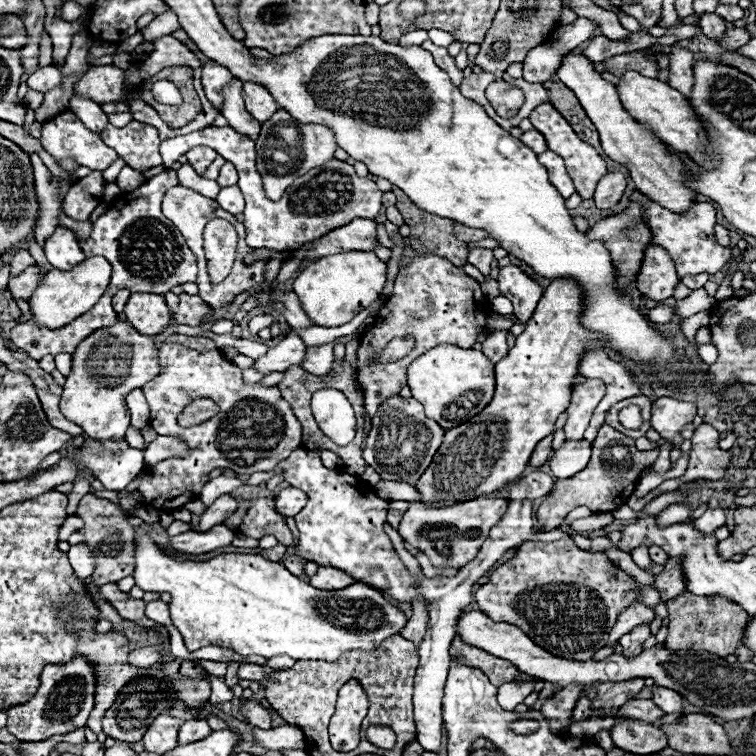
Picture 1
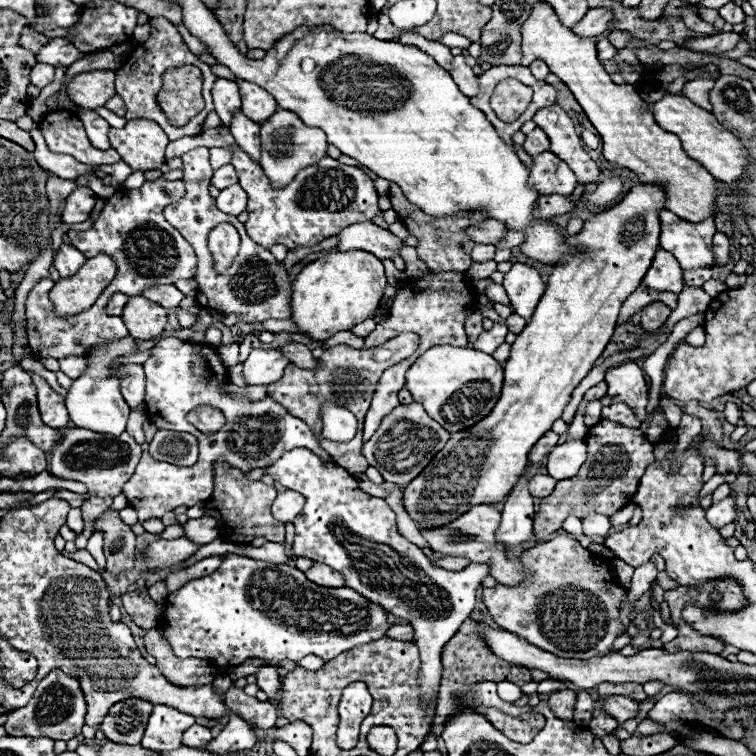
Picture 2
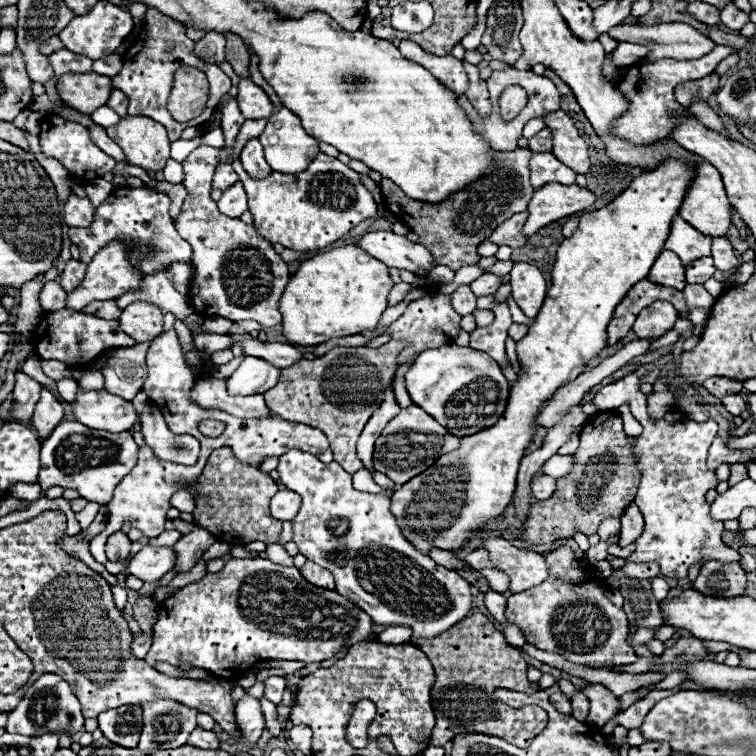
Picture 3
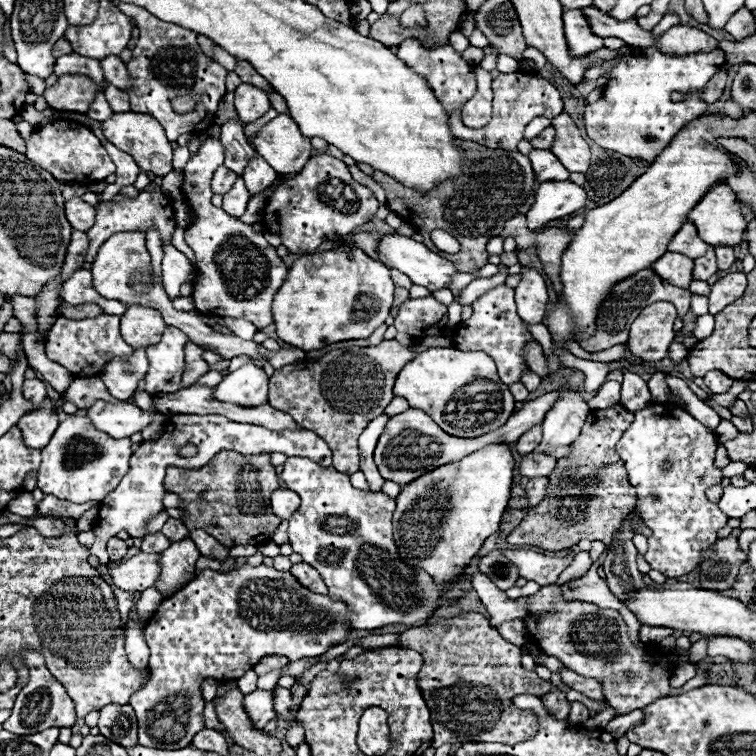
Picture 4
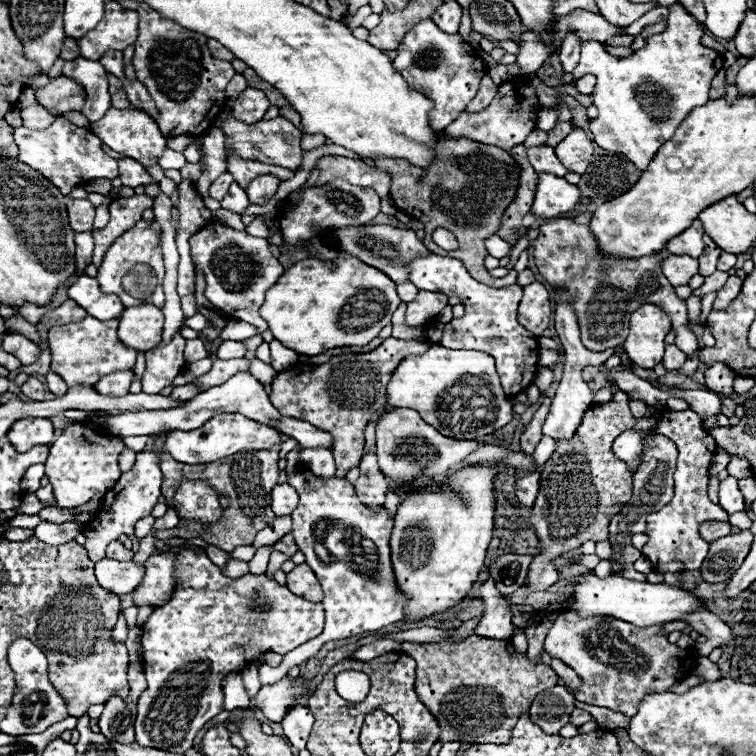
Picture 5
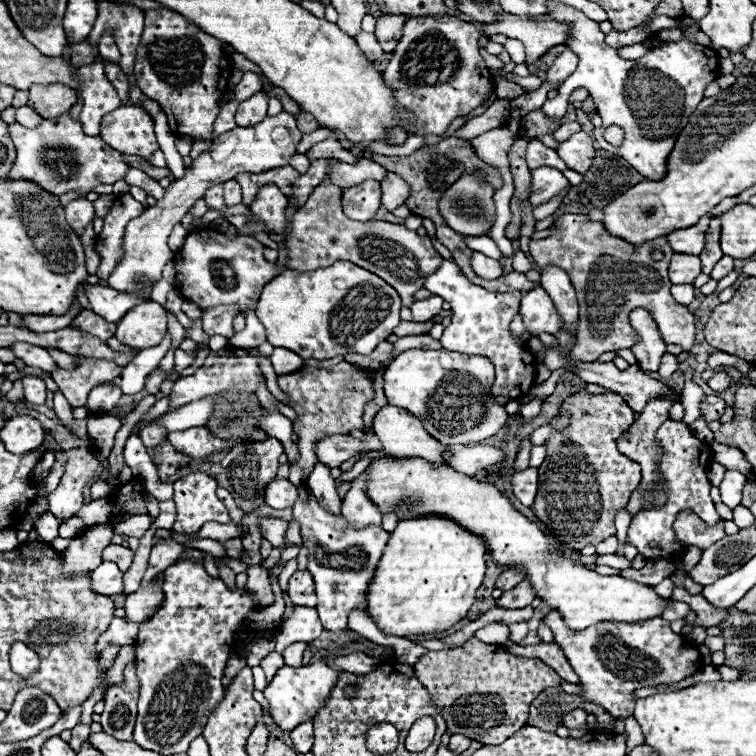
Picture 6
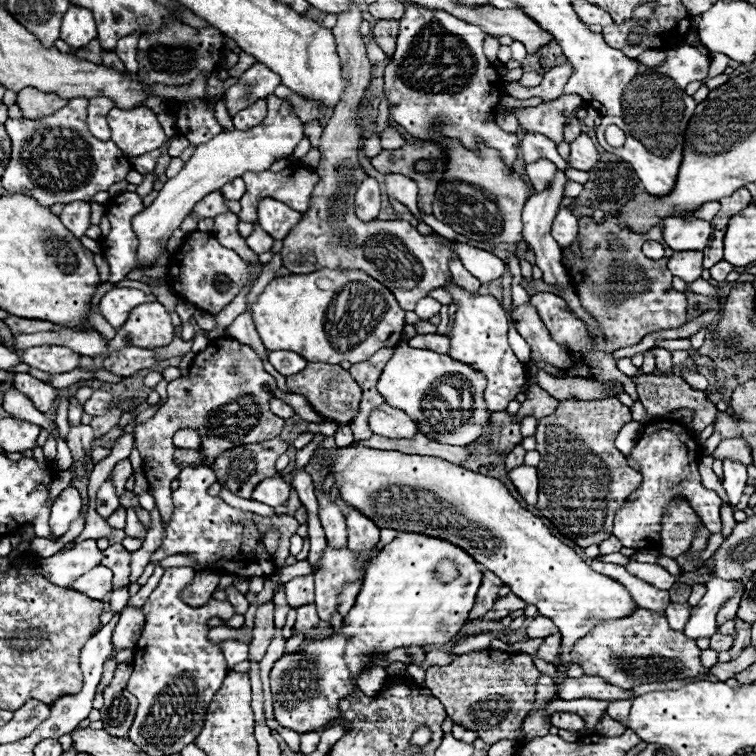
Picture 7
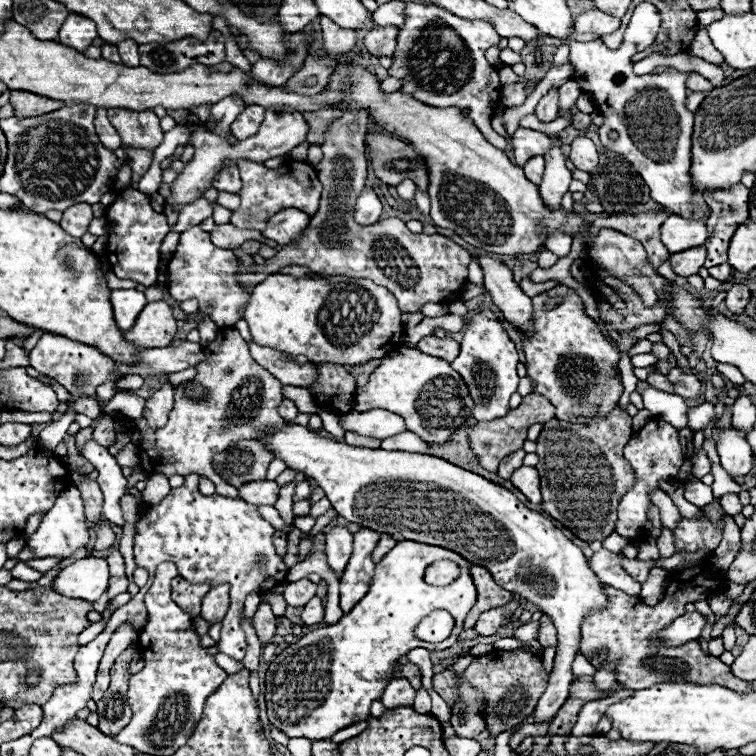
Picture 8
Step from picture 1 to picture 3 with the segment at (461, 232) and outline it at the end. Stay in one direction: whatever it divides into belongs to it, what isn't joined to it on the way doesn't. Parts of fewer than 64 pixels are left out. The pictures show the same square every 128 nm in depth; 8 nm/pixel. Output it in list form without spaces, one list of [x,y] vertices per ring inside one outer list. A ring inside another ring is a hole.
[[[520,212],[514,214],[512,218],[508,218],[506,222],[502,222],[492,234],[490,234],[490,242],[496,242],[498,246],[510,246],[510,248],[520,248],[526,244],[526,236],[520,234],[520,228],[524,226],[528,218],[528,212]]]

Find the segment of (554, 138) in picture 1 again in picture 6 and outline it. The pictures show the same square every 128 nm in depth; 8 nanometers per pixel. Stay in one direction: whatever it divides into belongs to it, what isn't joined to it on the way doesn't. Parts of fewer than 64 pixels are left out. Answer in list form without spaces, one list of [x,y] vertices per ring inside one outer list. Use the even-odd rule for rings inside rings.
[[[576,132],[568,140],[560,142],[556,152],[566,162],[568,168],[584,174],[584,170],[588,170],[588,166],[592,164],[592,158],[594,158],[592,138],[586,132]]]

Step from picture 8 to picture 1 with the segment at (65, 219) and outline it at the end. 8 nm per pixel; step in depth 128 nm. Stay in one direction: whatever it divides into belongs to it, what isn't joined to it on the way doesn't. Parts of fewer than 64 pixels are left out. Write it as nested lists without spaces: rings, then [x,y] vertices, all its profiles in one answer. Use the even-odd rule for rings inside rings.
[[[90,172],[86,178],[76,180],[64,198],[64,212],[74,220],[88,220],[98,202],[102,202],[104,186],[102,172]]]

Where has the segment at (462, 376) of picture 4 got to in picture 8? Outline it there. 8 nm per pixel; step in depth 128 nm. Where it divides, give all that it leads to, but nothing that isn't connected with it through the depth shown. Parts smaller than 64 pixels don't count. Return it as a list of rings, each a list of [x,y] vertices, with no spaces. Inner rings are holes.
[[[404,346],[388,352],[382,364],[370,374],[364,390],[356,392],[354,410],[366,412],[370,408],[392,410],[404,418],[408,430],[420,434],[426,442],[444,444],[472,418],[474,400],[470,398],[464,378],[446,360]]]

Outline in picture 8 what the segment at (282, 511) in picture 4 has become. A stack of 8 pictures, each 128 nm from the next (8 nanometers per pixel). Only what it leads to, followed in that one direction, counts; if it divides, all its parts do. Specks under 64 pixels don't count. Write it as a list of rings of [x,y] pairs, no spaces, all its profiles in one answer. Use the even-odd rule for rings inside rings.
[[[260,480],[260,482],[248,482],[240,488],[240,496],[244,502],[254,504],[254,506],[262,506],[262,504],[276,504],[278,500],[278,492],[280,486],[274,480]]]

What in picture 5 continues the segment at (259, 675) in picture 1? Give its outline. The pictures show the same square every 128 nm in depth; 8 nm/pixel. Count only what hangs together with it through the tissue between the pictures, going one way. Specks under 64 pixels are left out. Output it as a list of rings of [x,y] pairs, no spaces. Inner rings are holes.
[[[296,704],[284,714],[282,720],[284,720],[282,728],[284,728],[288,742],[298,750],[306,748],[306,740],[308,740],[308,734],[312,730],[312,722],[314,722],[310,710],[306,706]]]

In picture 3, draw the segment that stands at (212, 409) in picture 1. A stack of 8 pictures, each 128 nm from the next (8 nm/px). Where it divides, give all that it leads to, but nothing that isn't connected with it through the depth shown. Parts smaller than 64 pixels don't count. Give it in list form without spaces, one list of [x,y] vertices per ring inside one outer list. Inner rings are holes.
[[[202,420],[202,422],[198,424],[198,428],[200,428],[200,432],[202,432],[204,436],[216,438],[216,436],[220,436],[220,434],[224,432],[224,422],[218,422],[218,420]]]

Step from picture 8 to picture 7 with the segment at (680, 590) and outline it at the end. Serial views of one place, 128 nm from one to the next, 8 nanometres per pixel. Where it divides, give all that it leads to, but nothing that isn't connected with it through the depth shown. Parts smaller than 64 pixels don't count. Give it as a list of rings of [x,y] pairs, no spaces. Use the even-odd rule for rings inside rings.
[[[636,610],[628,618],[616,618],[612,622],[596,624],[586,636],[572,646],[572,662],[584,668],[586,676],[598,676],[606,682],[632,690],[646,682],[670,682],[684,680],[688,676],[704,674],[700,664],[700,648],[694,640],[686,638],[668,626],[666,616],[652,614],[650,610]]]

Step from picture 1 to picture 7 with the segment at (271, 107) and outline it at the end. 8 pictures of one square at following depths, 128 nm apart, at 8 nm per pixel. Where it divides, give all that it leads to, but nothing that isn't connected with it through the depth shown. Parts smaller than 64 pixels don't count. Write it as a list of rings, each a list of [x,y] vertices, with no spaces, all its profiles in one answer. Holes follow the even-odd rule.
[[[256,100],[254,104],[250,104],[248,108],[240,110],[236,116],[232,116],[234,120],[234,126],[238,130],[248,130],[248,128],[254,128],[256,124],[260,124],[262,120],[266,118],[266,100]]]

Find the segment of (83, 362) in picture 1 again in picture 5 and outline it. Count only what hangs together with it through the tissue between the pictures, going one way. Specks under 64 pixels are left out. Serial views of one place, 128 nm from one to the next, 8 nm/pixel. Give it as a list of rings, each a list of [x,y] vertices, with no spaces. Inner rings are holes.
[[[238,372],[230,380],[226,380],[220,386],[212,386],[192,400],[188,400],[184,406],[178,406],[176,410],[142,410],[142,412],[124,412],[124,414],[108,414],[104,426],[110,434],[118,438],[126,436],[150,436],[160,434],[168,430],[194,430],[196,426],[202,426],[212,414],[220,412],[240,412],[246,418],[252,418],[260,424],[276,424],[276,418],[280,418],[280,412],[270,404],[268,394],[264,392],[264,386],[250,374],[250,372]]]

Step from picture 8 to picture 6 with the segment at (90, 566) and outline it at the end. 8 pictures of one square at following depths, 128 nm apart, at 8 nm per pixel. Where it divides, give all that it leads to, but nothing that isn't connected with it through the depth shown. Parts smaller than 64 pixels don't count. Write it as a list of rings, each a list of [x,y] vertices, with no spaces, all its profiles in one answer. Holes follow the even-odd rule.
[[[102,562],[96,570],[92,570],[92,588],[104,596],[122,594],[124,590],[122,578],[124,572],[114,562]]]

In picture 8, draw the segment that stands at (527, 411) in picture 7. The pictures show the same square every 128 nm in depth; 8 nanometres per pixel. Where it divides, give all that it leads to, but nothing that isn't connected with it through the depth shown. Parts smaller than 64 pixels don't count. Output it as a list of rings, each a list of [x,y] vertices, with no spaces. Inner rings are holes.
[[[532,392],[532,394],[524,396],[522,404],[518,408],[510,410],[506,416],[496,418],[496,420],[488,420],[488,422],[478,422],[476,426],[472,426],[470,428],[470,434],[468,434],[470,448],[474,450],[474,454],[478,456],[480,464],[486,470],[496,472],[498,470],[498,464],[502,462],[504,456],[508,456],[508,454],[512,454],[512,452],[516,452],[516,450],[522,448],[522,444],[526,440],[528,426],[532,426],[536,422],[548,422],[548,420],[552,420],[554,418],[554,410],[556,408],[542,394]]]

